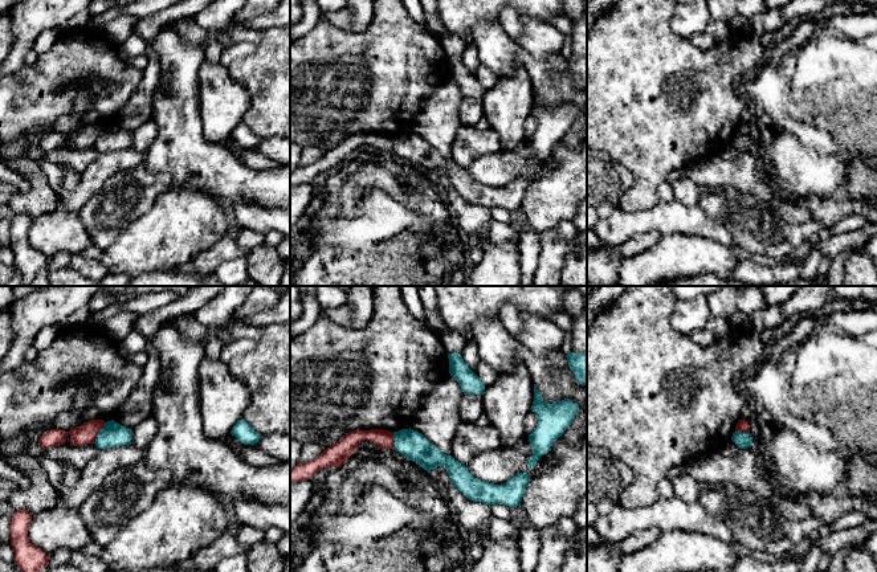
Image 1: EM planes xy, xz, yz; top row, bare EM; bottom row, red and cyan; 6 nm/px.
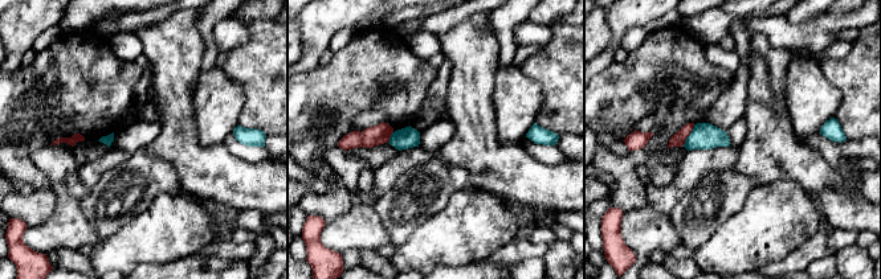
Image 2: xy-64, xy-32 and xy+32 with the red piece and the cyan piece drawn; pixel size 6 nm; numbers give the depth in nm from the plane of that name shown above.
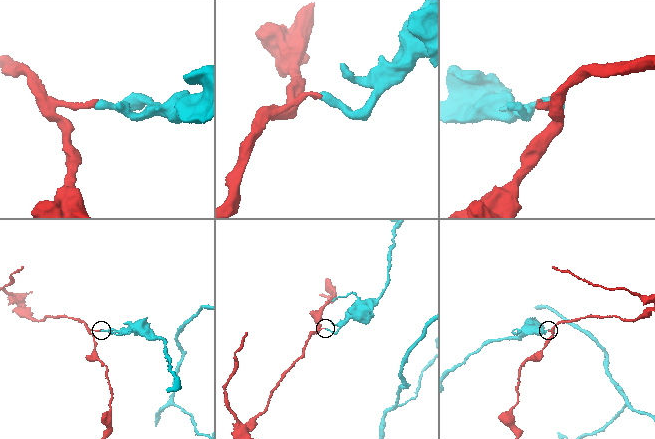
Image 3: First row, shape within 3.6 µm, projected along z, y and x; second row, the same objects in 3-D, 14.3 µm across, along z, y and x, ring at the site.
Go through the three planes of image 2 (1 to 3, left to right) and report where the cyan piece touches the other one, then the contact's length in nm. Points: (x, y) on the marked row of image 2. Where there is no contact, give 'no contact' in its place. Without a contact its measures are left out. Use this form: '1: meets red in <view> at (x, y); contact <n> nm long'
1: no contact
2: meets red in xy-32 at (390, 136); contact 80 nm long
3: meets red in xy+32 at (689, 134); contact 150 nm long

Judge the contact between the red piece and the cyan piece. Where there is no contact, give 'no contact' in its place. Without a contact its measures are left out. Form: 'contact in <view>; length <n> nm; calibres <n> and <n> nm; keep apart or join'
contact in xy; length 150 nm; calibres 120 and 160 nm; keep apart

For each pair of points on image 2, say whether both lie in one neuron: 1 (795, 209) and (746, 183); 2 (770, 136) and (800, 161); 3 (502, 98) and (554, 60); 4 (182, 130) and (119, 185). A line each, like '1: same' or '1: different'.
1: different
2: same
3: different
4: different

